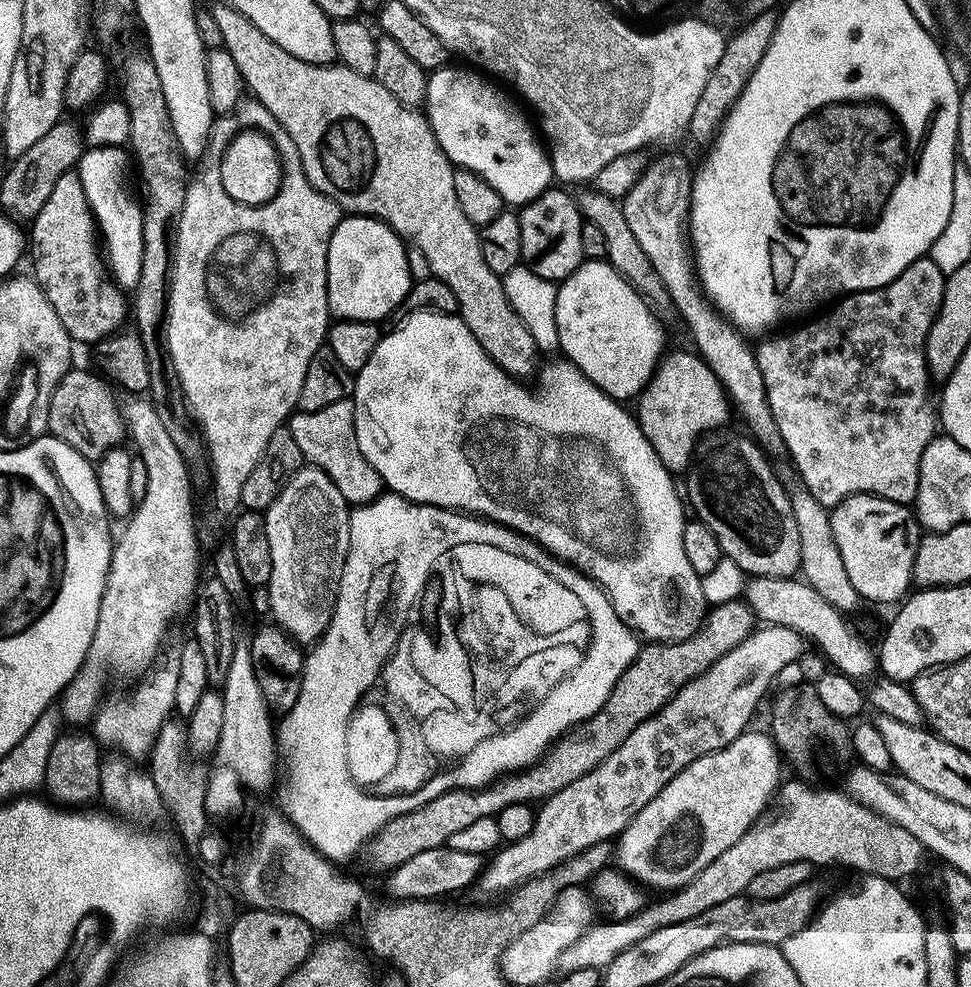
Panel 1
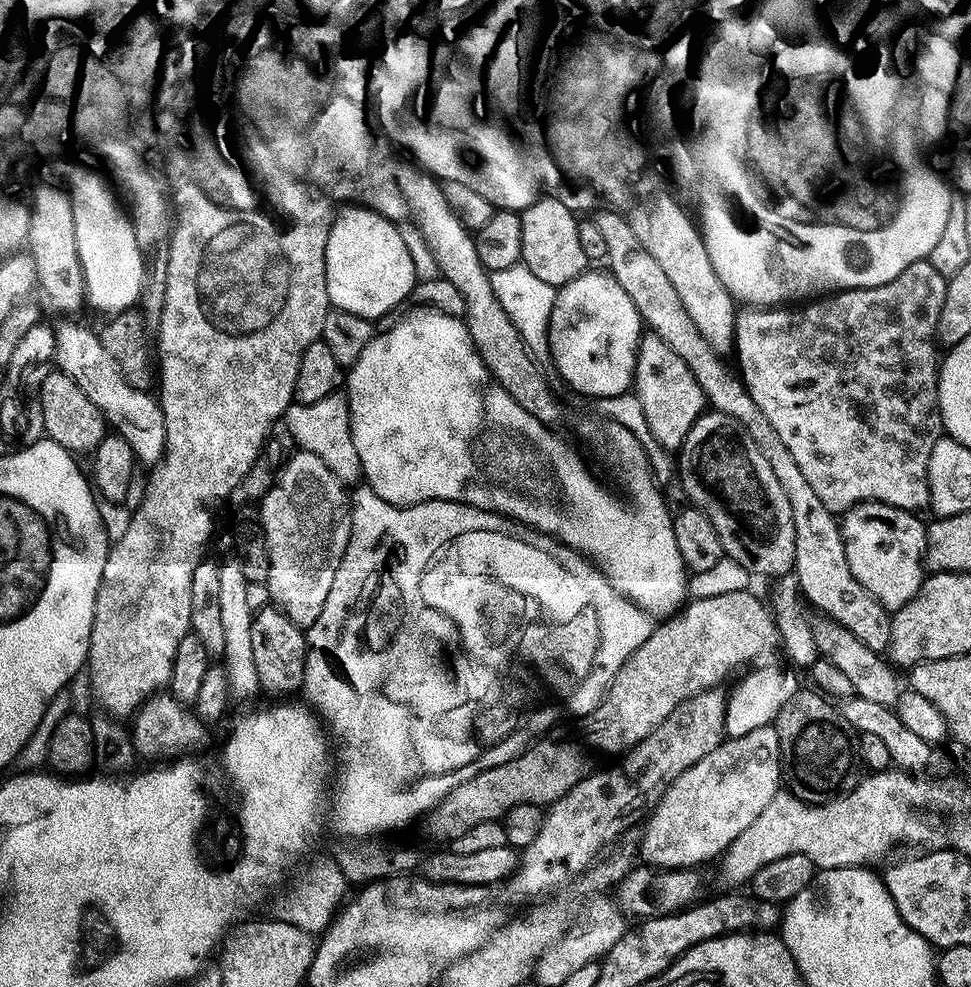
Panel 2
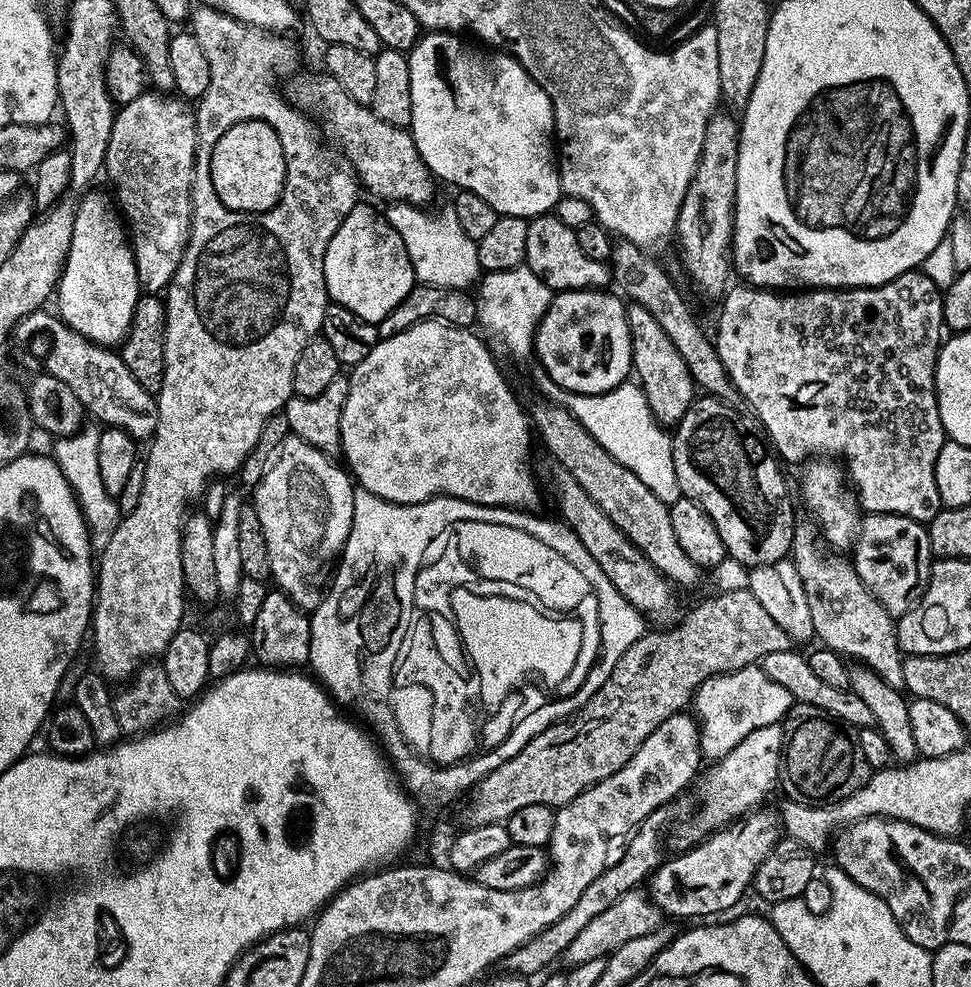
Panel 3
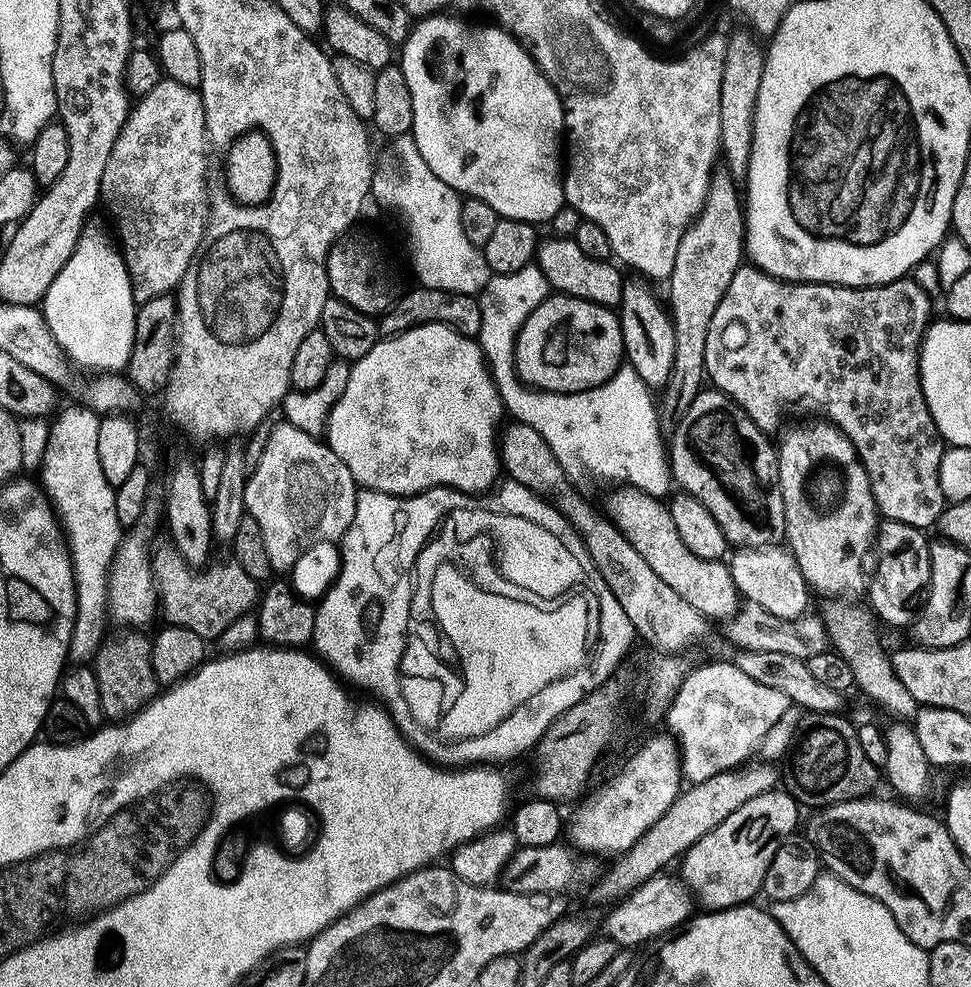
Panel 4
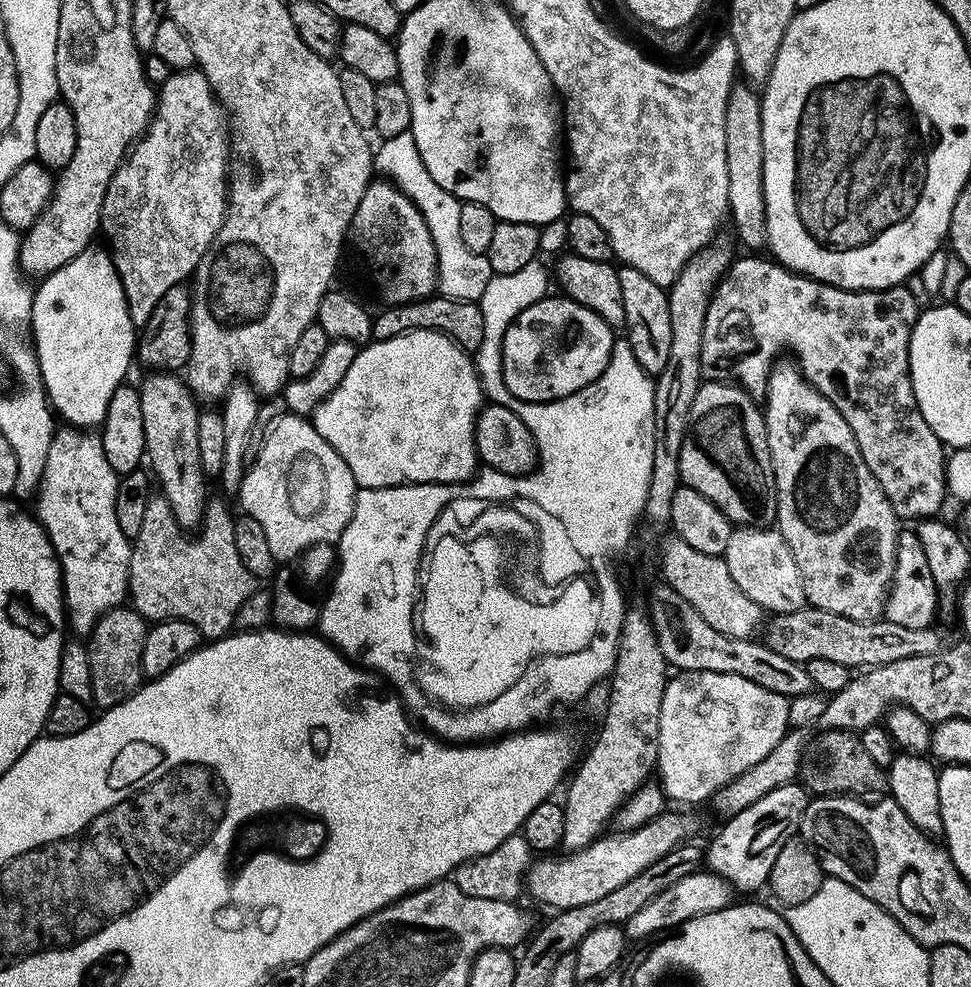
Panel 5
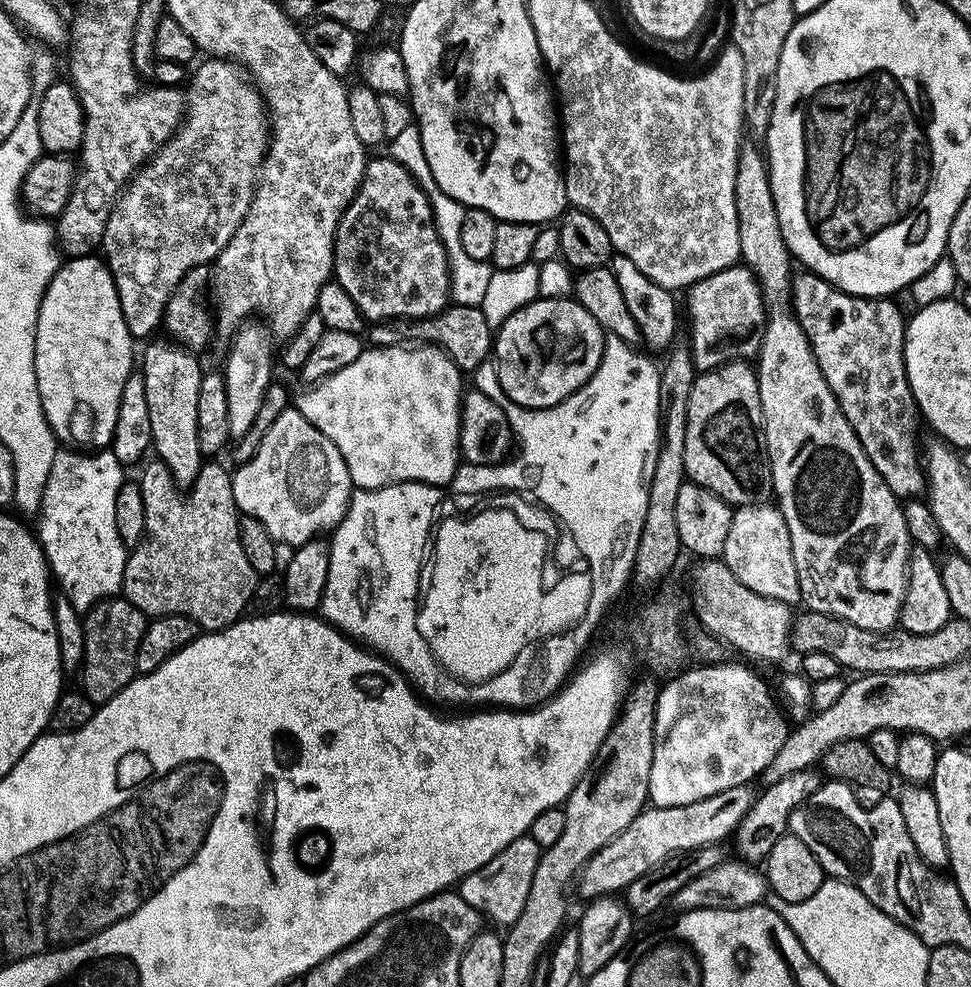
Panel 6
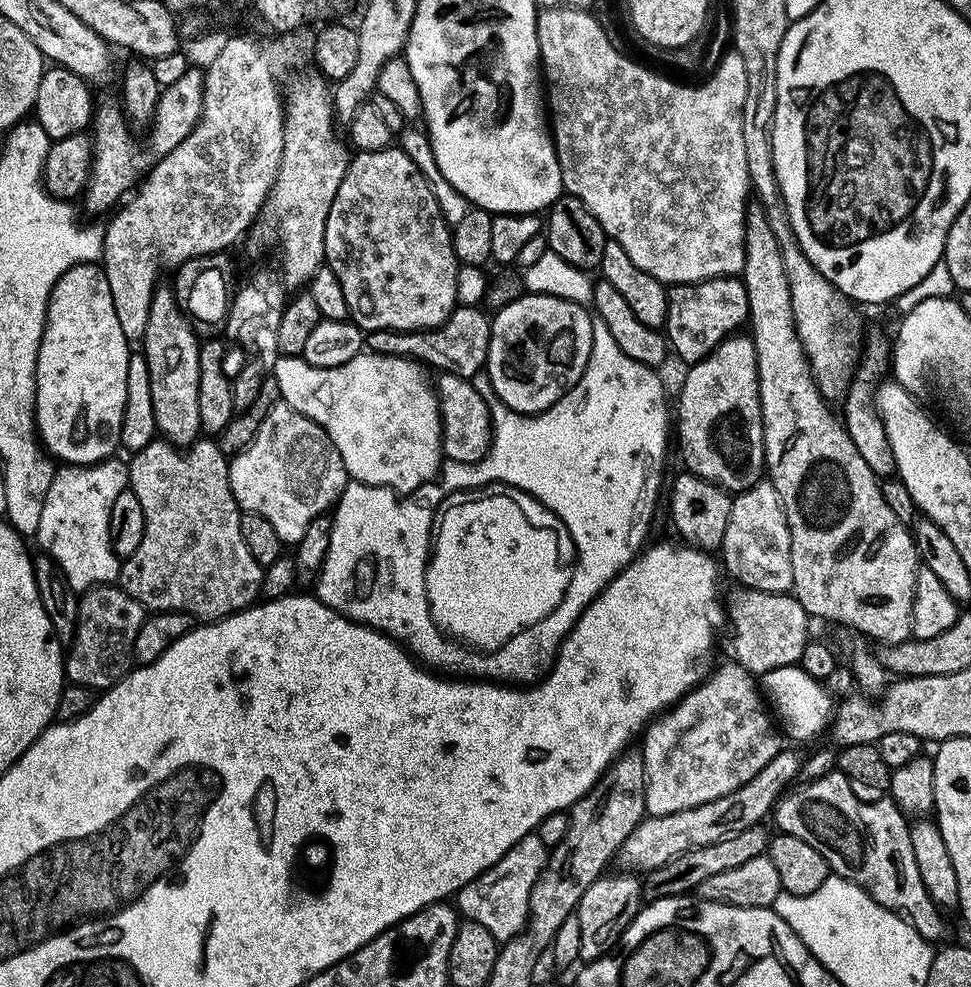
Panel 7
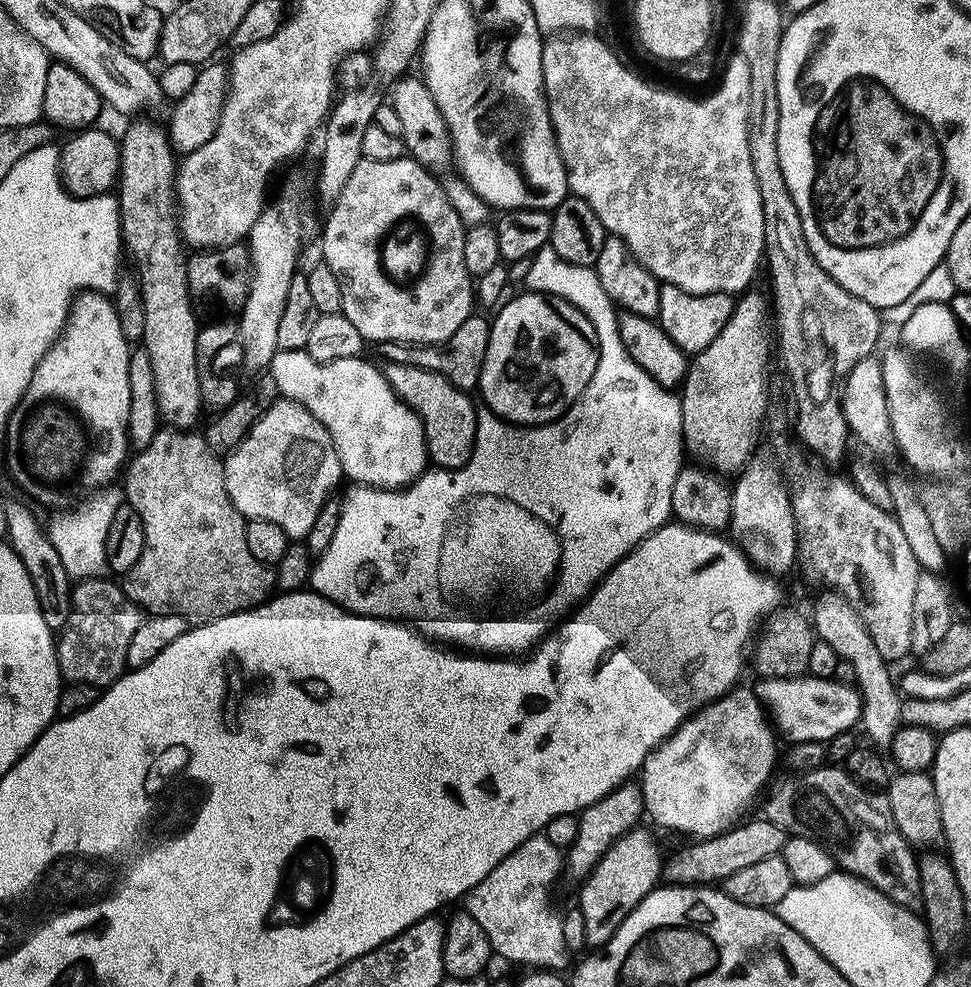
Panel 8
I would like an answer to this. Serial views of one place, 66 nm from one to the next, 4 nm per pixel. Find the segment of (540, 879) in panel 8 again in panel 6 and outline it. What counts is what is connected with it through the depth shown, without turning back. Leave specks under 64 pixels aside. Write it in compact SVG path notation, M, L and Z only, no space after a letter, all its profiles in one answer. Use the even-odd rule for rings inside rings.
M522 835L514 838L506 850L494 854L486 866L474 870L466 879L461 880L458 885L460 897L467 902L469 906L478 910L481 917L493 920L496 924L511 926L522 914L522 906L526 906L526 894L530 894L530 882L534 878L534 870L540 861L542 849L538 842L530 835Z

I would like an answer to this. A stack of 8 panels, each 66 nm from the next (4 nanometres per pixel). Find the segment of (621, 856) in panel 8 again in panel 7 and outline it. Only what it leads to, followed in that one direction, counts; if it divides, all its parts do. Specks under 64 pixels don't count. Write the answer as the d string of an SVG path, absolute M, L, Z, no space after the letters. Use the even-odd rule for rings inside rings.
M601 875L599 880L588 887L575 911L581 927L580 960L584 962L601 960L603 956L609 955L619 945L622 934L628 929L628 923L642 907L639 879L608 875Z

